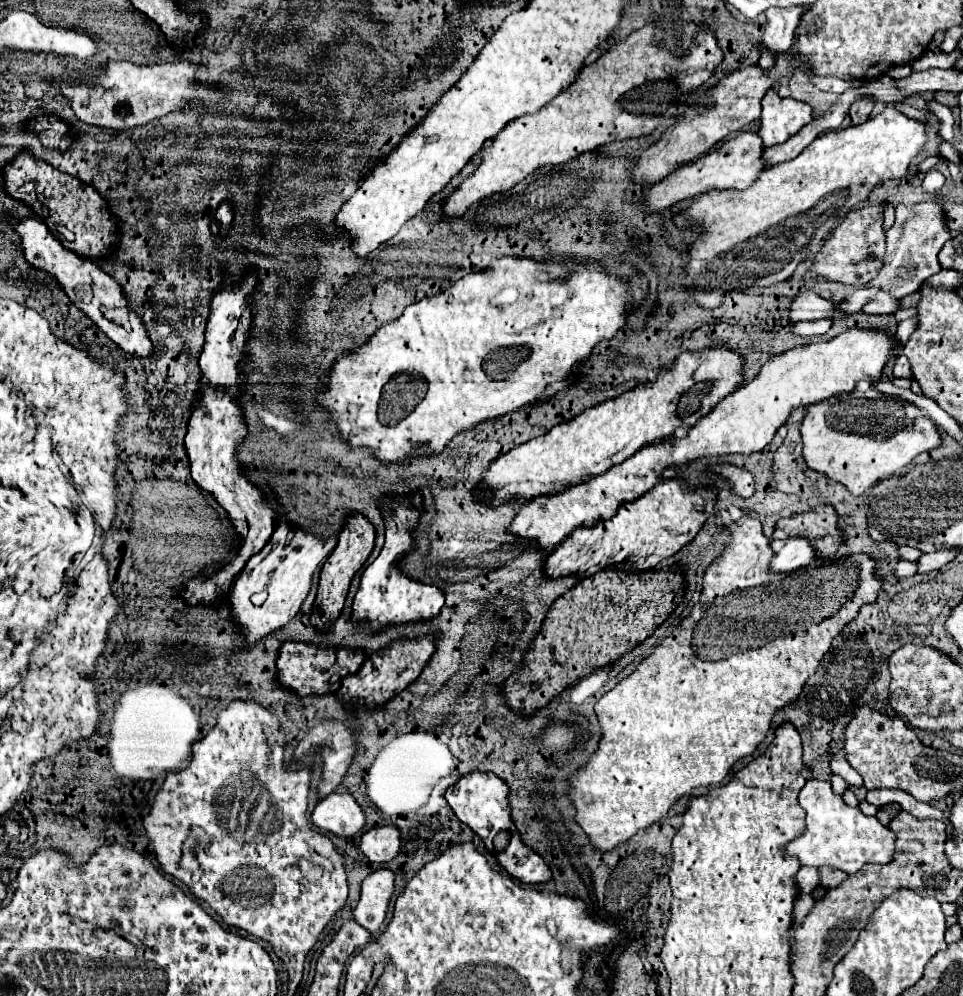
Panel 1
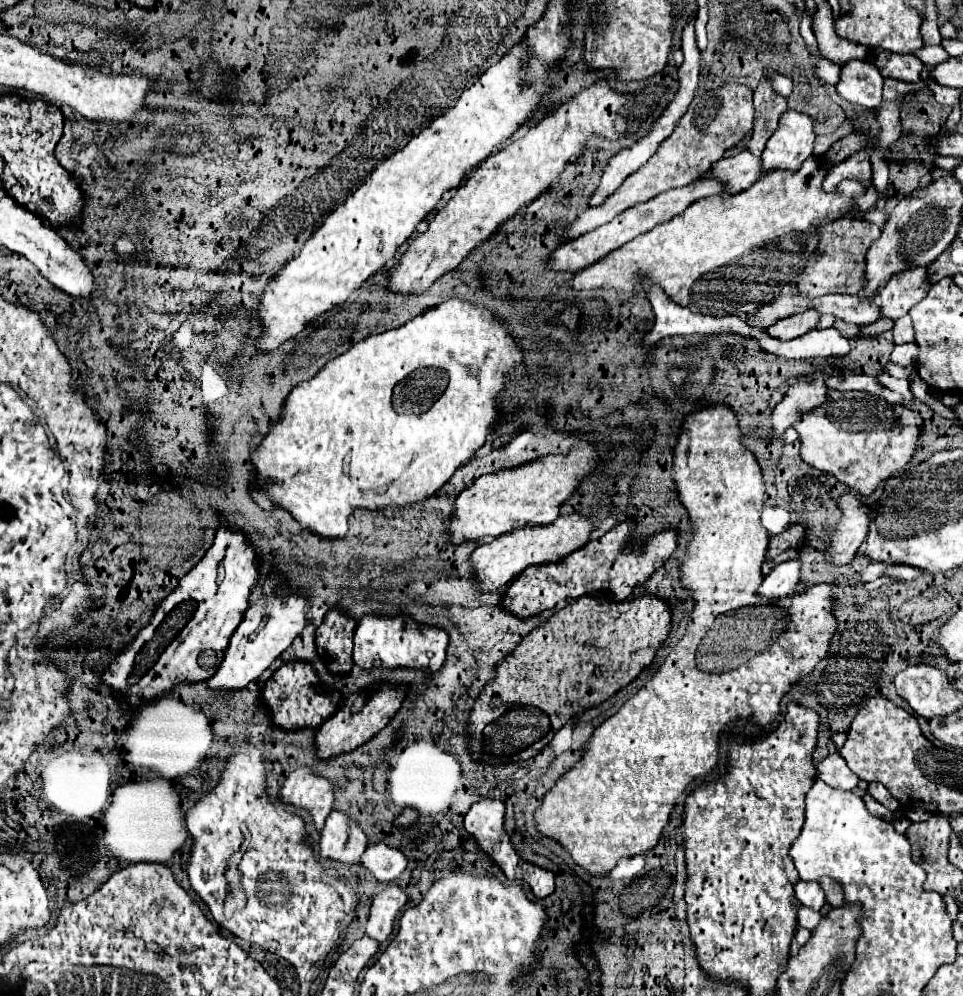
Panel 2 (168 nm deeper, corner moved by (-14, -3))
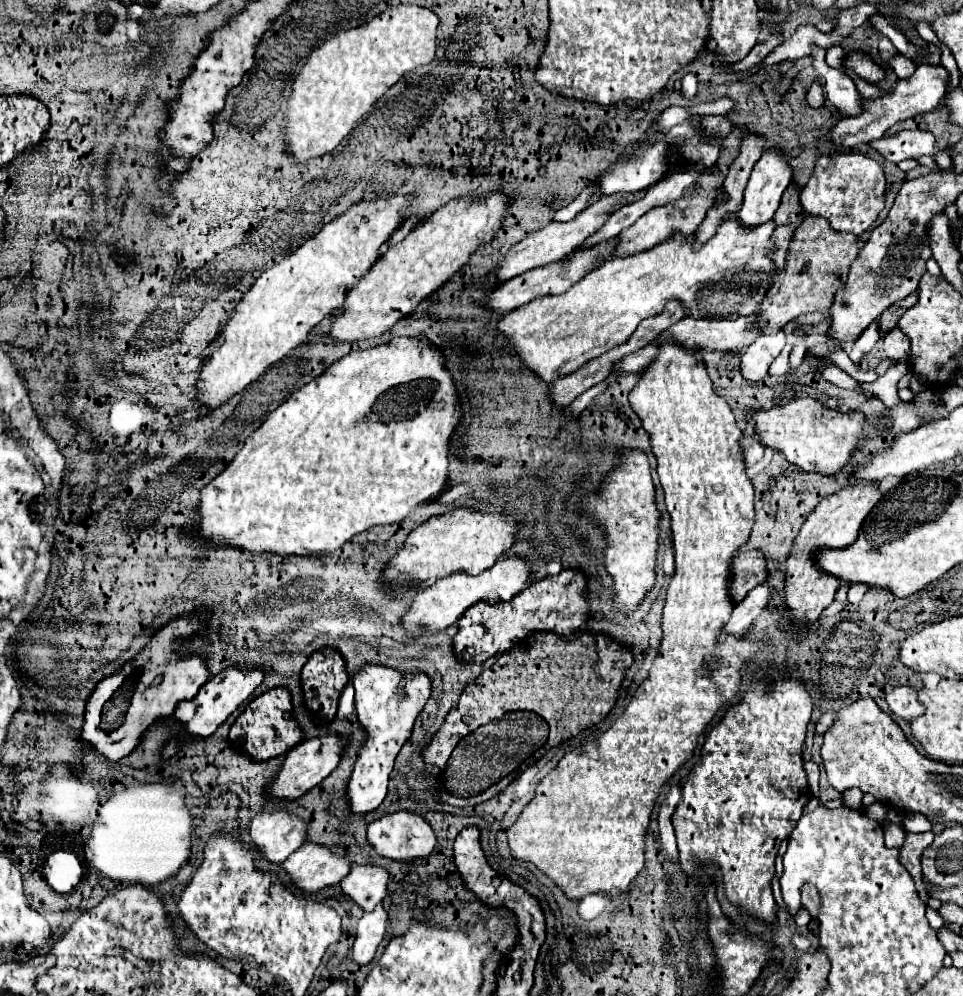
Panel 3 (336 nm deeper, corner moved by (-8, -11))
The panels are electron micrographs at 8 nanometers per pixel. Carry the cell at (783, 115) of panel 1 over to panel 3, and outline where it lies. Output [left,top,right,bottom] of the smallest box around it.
[740,147,792,227]

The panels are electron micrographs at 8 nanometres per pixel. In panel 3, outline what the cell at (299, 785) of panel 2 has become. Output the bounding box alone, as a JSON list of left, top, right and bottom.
[250,811,308,863]

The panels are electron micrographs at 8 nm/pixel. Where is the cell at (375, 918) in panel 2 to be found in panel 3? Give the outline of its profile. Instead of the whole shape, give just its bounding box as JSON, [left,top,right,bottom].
[352,905,388,965]

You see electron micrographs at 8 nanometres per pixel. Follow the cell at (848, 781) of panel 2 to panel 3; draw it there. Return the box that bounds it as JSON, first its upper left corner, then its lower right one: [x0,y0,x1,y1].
[842,789,862,809]

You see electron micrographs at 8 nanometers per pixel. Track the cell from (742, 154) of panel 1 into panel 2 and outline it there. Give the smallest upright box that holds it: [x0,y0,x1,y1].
[548,179,722,271]

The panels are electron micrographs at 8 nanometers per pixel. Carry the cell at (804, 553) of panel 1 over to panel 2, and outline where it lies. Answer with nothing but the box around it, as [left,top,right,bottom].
[758,561,800,601]

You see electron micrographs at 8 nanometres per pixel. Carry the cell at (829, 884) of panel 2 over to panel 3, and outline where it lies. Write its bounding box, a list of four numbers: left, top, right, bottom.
[802,885,820,917]

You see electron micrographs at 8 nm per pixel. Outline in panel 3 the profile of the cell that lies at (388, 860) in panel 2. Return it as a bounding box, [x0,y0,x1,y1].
[340,865,390,911]

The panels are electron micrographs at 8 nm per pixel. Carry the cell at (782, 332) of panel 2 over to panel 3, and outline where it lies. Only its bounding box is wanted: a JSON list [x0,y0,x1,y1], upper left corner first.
[740,329,786,381]

